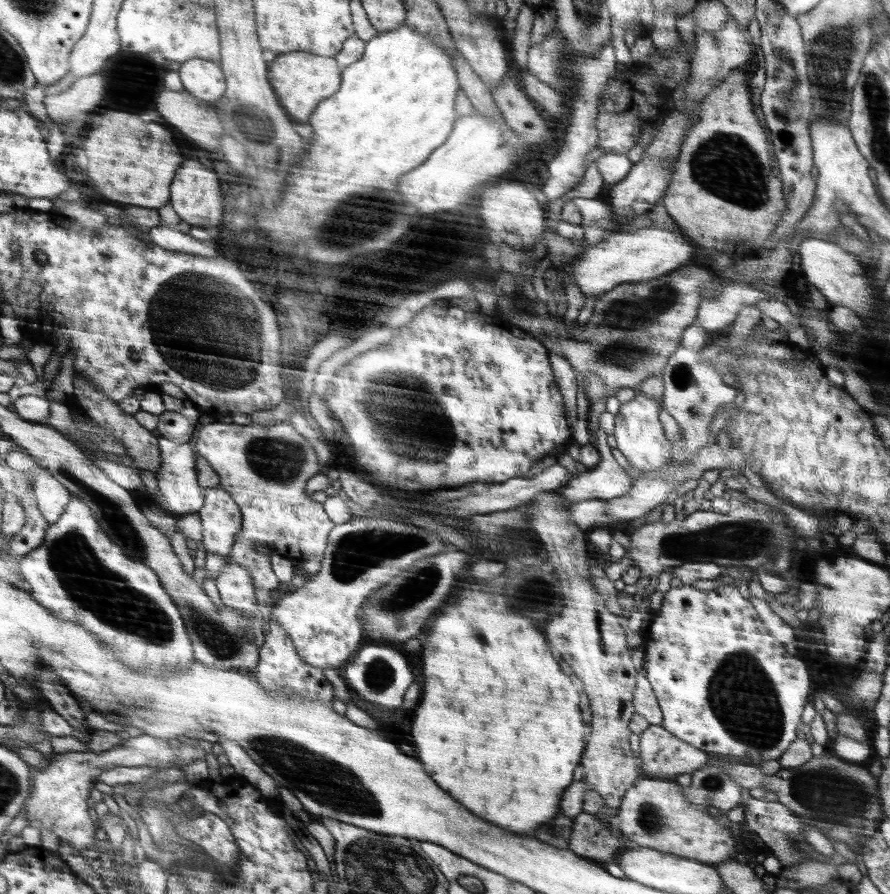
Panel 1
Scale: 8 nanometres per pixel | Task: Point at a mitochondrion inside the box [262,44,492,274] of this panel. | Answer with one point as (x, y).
(359, 212)

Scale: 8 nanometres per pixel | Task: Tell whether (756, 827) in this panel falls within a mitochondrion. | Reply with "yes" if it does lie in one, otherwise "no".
no

